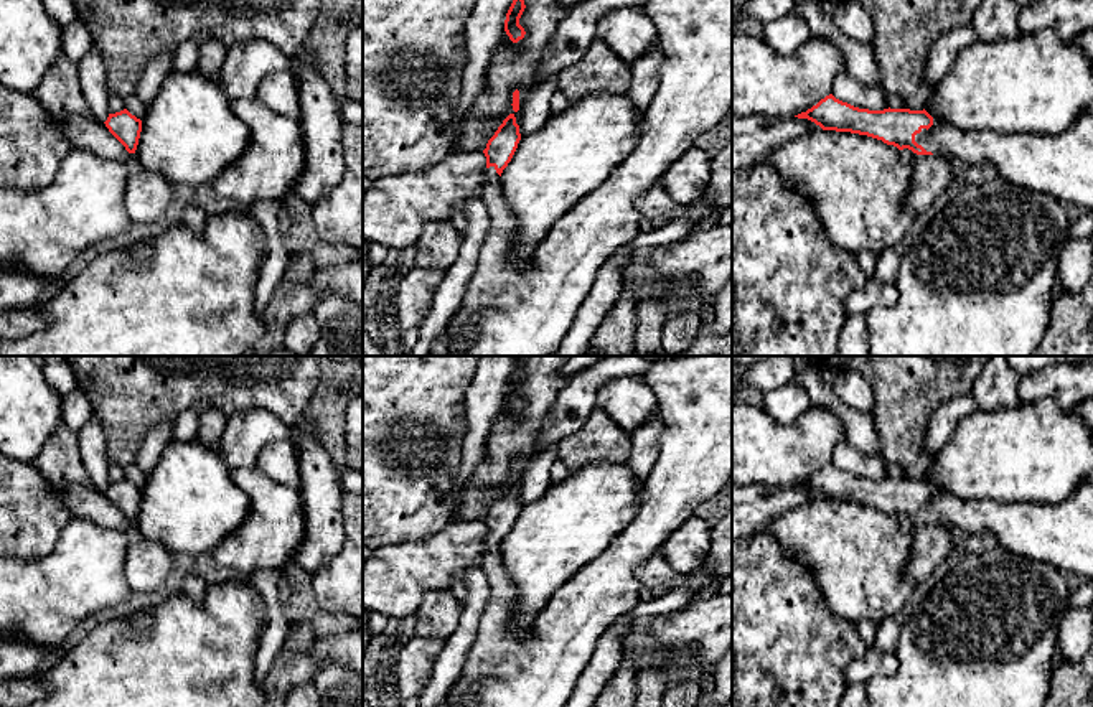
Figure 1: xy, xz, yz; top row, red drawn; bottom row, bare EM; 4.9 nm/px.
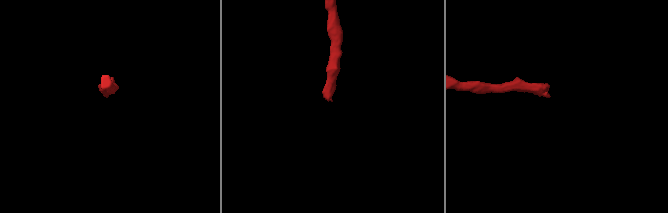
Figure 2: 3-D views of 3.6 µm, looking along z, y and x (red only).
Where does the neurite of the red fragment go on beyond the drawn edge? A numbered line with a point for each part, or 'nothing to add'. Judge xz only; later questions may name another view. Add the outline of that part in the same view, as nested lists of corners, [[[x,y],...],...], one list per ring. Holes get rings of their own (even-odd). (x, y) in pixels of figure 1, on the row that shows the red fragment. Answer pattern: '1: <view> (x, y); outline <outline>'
1: xz (528, 310); outline [[[648,0],[641,8],[658,30],[664,59],[659,68],[659,89],[645,110],[635,148],[600,186],[582,196],[551,226],[536,246],[531,260],[523,267],[513,259],[516,219],[504,199],[501,176],[495,166],[485,168],[480,198],[488,209],[490,227],[463,302],[447,325],[448,356],[554,356],[584,305],[600,267],[640,234],[643,216],[636,209],[636,201],[692,147],[701,133],[720,125],[732,112],[732,0]],[[468,323],[476,326],[475,341],[467,341],[460,335],[460,330]]]

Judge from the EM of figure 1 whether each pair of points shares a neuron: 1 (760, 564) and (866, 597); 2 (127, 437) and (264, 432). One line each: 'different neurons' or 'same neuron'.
1: different neurons
2: different neurons

